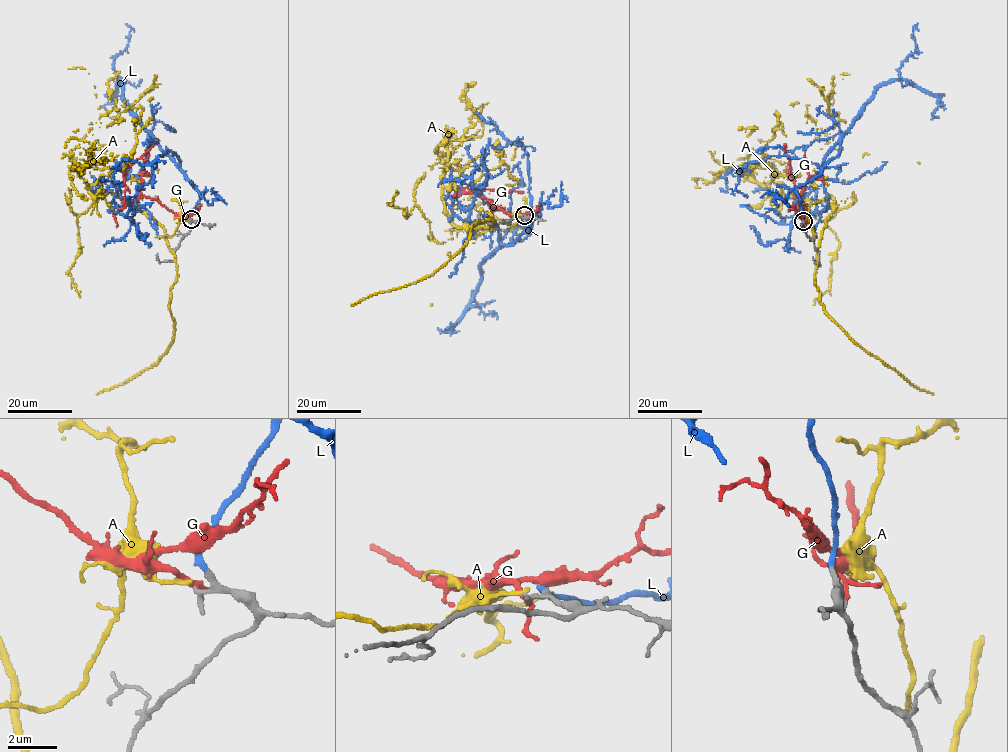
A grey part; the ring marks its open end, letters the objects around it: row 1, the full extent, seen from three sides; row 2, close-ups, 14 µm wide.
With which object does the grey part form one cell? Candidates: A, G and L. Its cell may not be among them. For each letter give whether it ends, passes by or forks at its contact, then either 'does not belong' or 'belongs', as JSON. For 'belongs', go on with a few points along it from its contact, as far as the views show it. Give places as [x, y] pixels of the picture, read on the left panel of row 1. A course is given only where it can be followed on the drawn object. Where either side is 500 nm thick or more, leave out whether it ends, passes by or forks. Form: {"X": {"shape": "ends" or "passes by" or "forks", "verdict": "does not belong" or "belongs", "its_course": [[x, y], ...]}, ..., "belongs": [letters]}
{"A": {"shape": "ends", "verdict": "does not belong"}, "G": {"shape": "passes by", "verdict": "does not belong"}, "L": {"shape": "ends", "verdict": "belongs", "its_course": [[190, 218], [200, 197], [199, 191], [150, 137], [132, 208], [135, 226], [147, 235], [140, 239], [129, 217]]}, "belongs": ["L"]}

